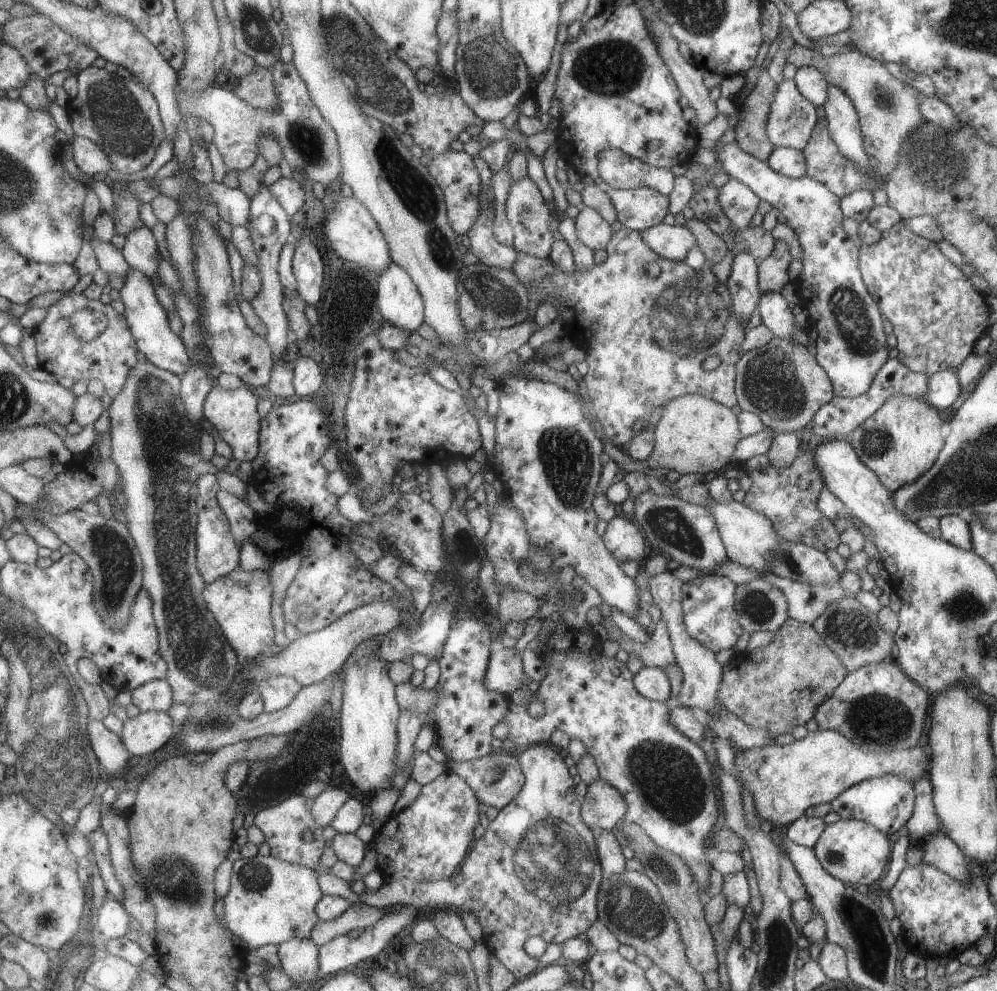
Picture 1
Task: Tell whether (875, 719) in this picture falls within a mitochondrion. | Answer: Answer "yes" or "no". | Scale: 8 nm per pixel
yes

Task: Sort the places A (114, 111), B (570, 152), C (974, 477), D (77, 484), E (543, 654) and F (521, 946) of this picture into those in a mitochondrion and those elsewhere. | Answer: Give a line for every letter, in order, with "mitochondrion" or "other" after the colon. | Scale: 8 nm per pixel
A: mitochondrion
B: other
C: mitochondrion
D: other
E: other
F: other

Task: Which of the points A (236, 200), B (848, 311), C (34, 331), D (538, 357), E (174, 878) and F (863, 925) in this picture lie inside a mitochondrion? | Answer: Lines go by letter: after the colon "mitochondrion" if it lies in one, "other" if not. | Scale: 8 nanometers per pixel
A: other
B: mitochondrion
C: other
D: other
E: mitochondrion
F: mitochondrion

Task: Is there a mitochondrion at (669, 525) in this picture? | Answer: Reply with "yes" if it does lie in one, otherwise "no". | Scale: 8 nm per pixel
yes

